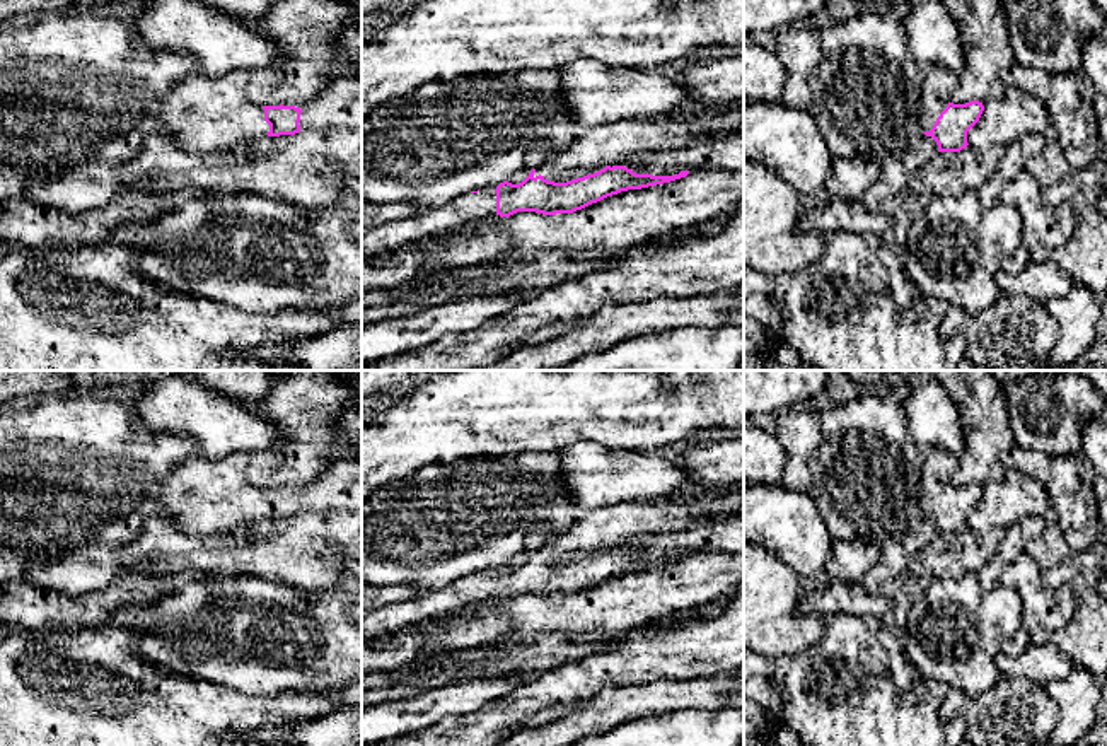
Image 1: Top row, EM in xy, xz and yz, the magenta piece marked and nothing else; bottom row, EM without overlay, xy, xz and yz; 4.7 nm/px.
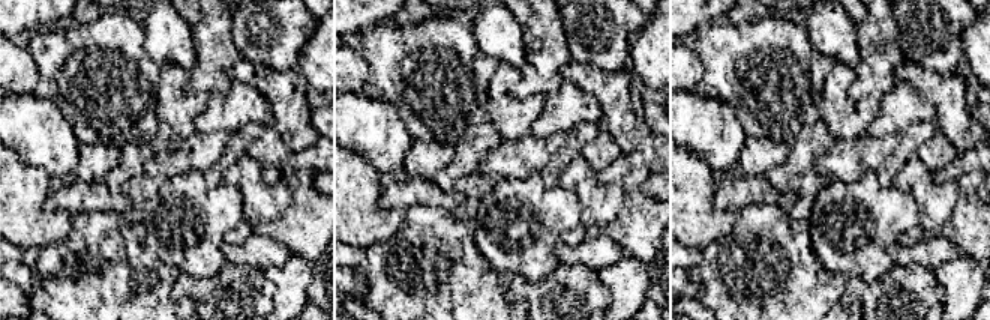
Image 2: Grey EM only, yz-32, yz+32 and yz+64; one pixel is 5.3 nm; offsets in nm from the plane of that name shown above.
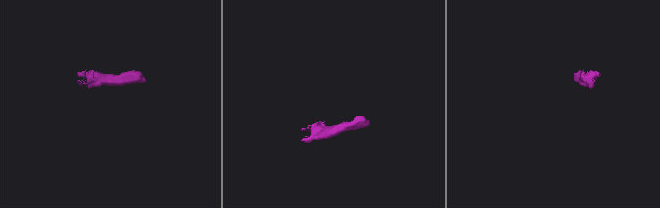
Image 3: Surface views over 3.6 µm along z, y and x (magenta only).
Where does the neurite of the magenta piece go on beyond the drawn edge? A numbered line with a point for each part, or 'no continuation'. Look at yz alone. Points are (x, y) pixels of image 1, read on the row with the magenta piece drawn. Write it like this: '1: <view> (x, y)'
1: yz (937, 91)

